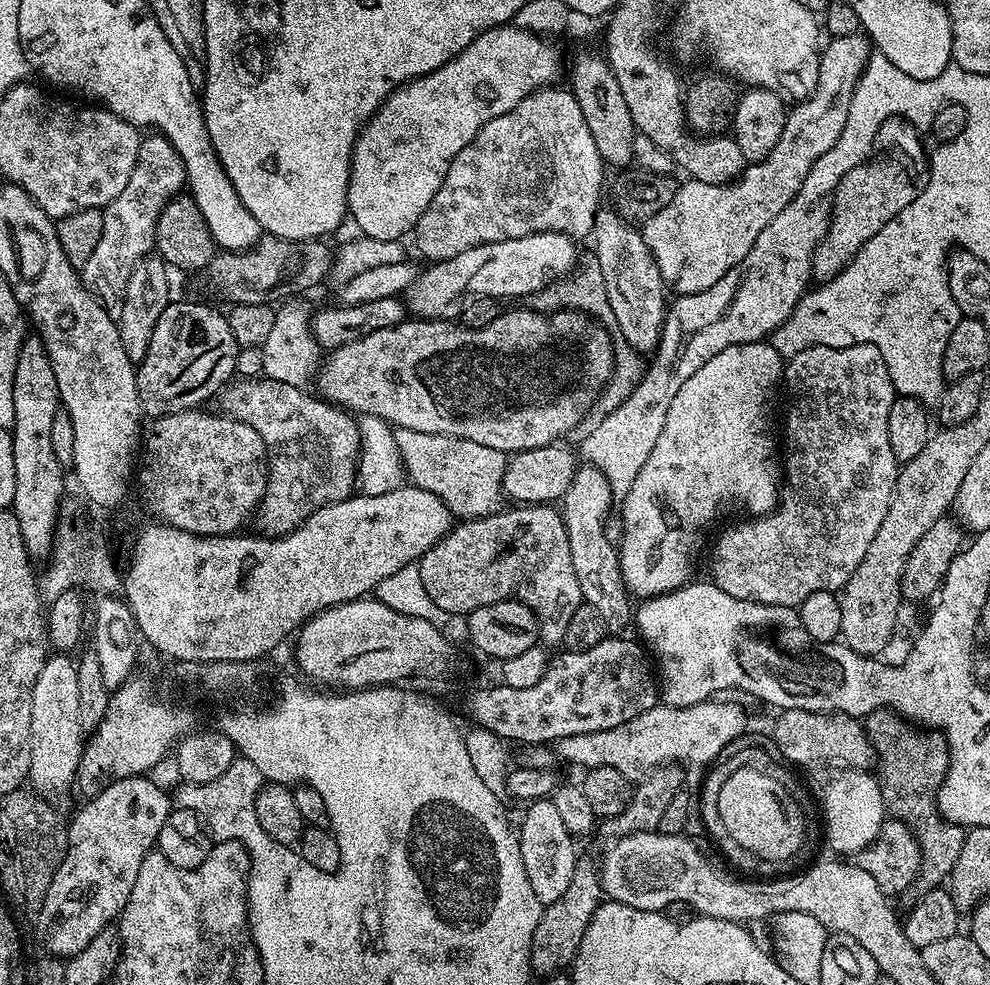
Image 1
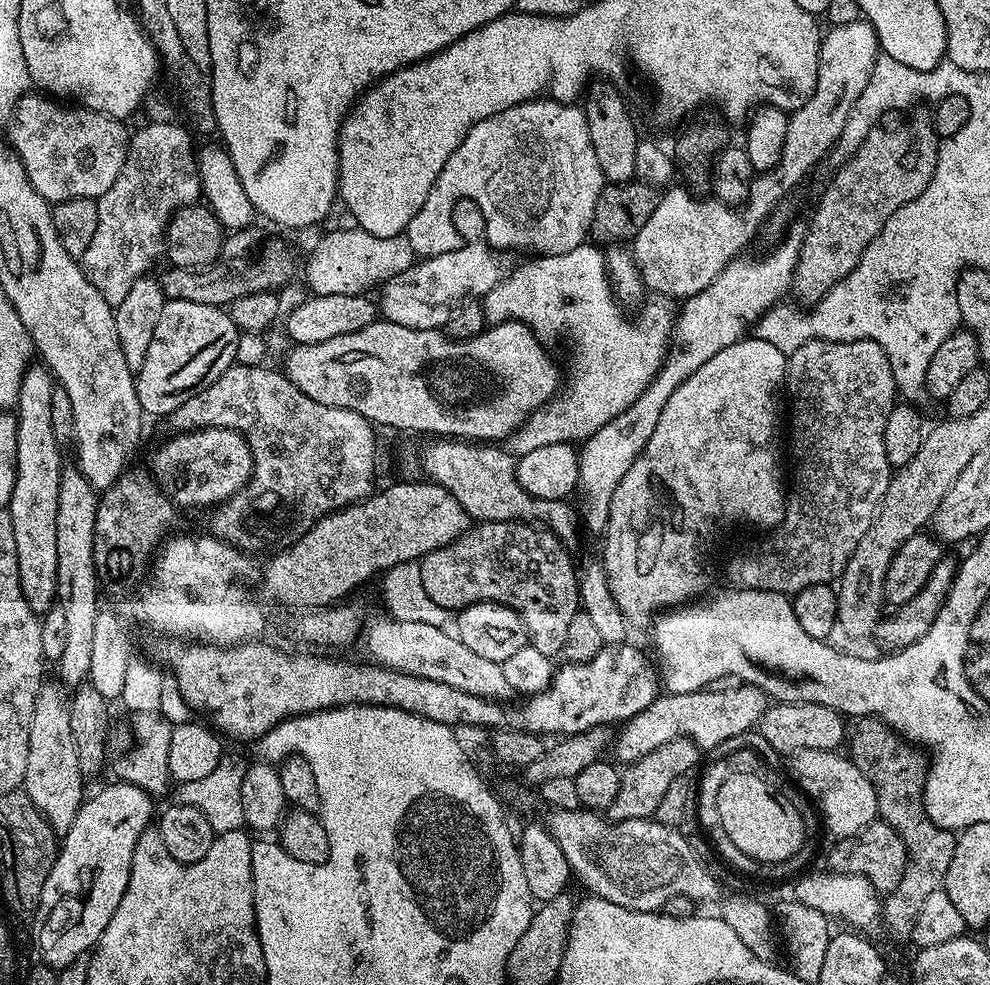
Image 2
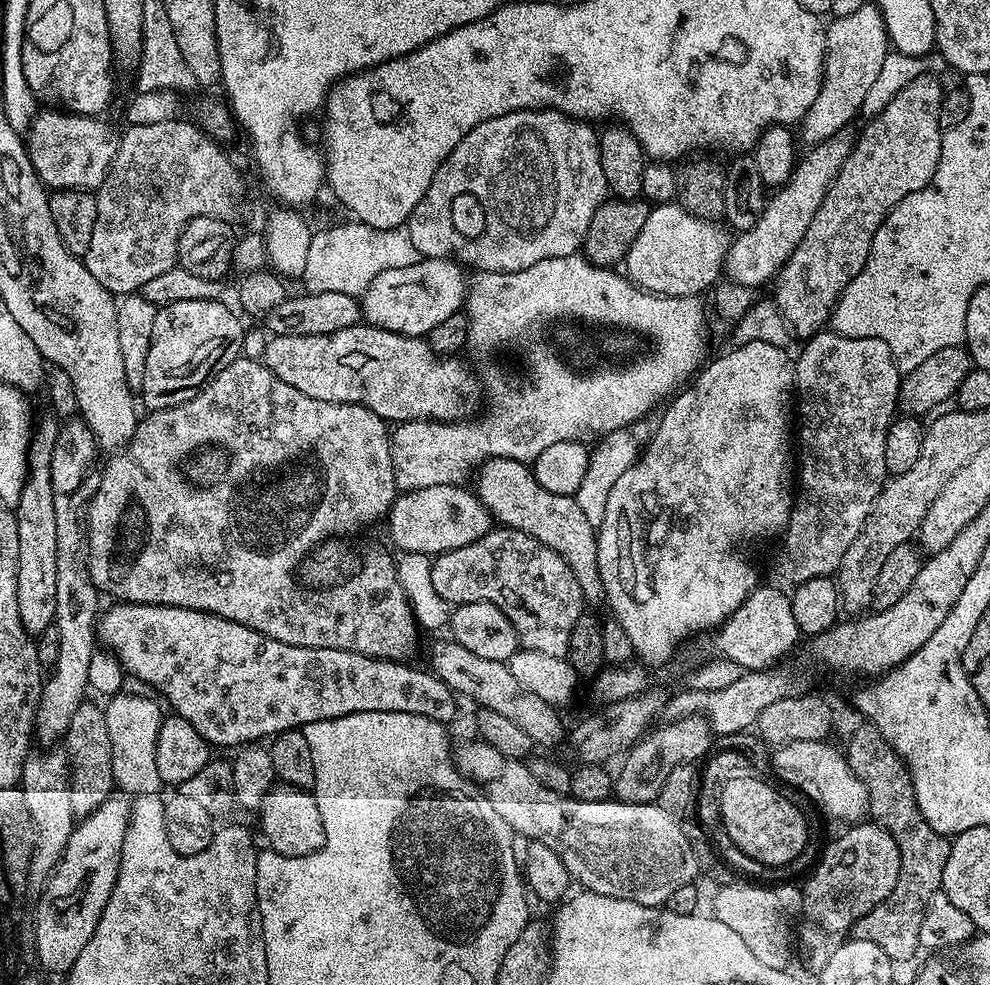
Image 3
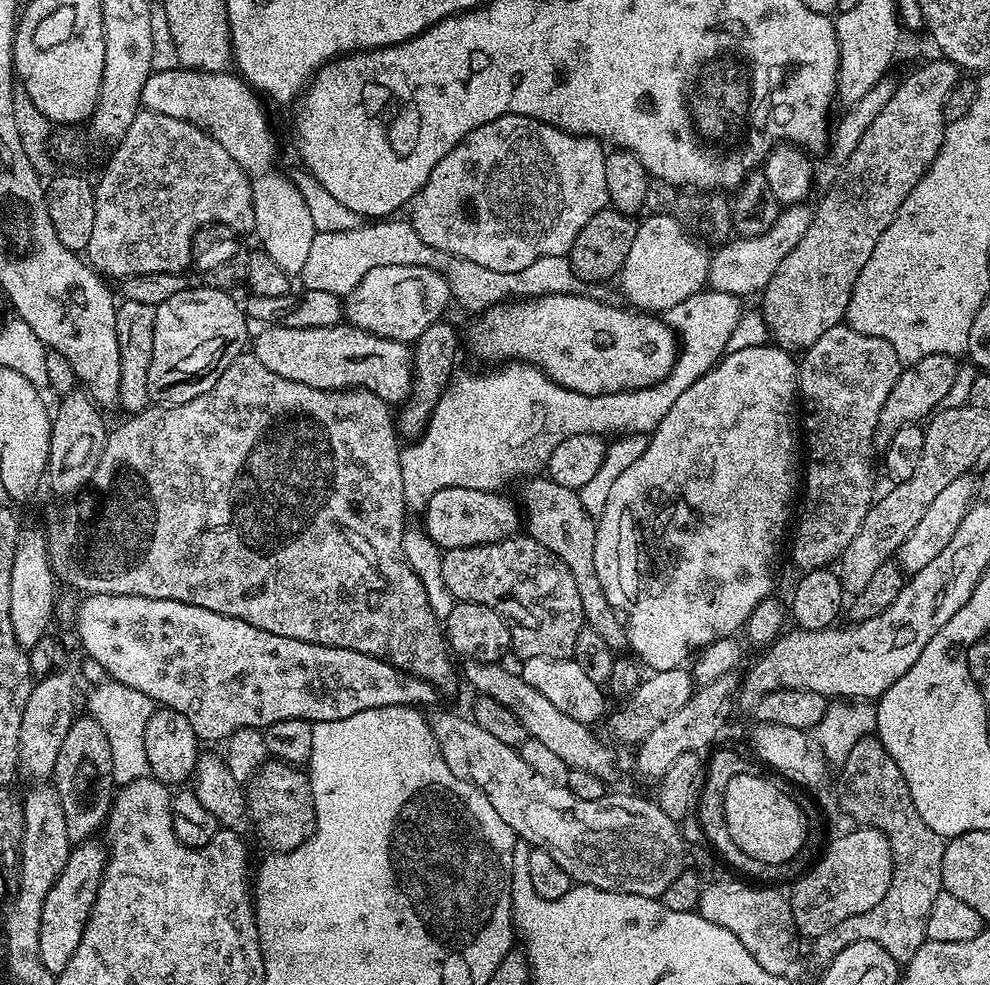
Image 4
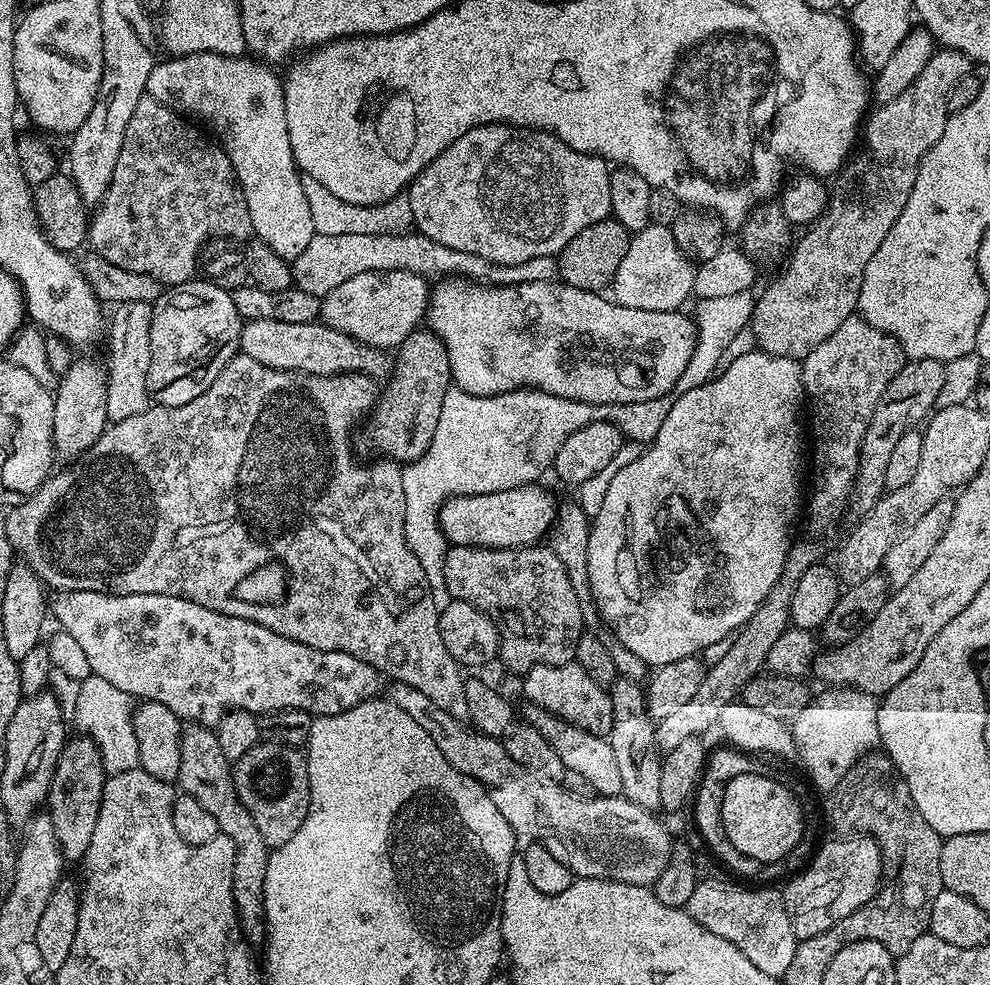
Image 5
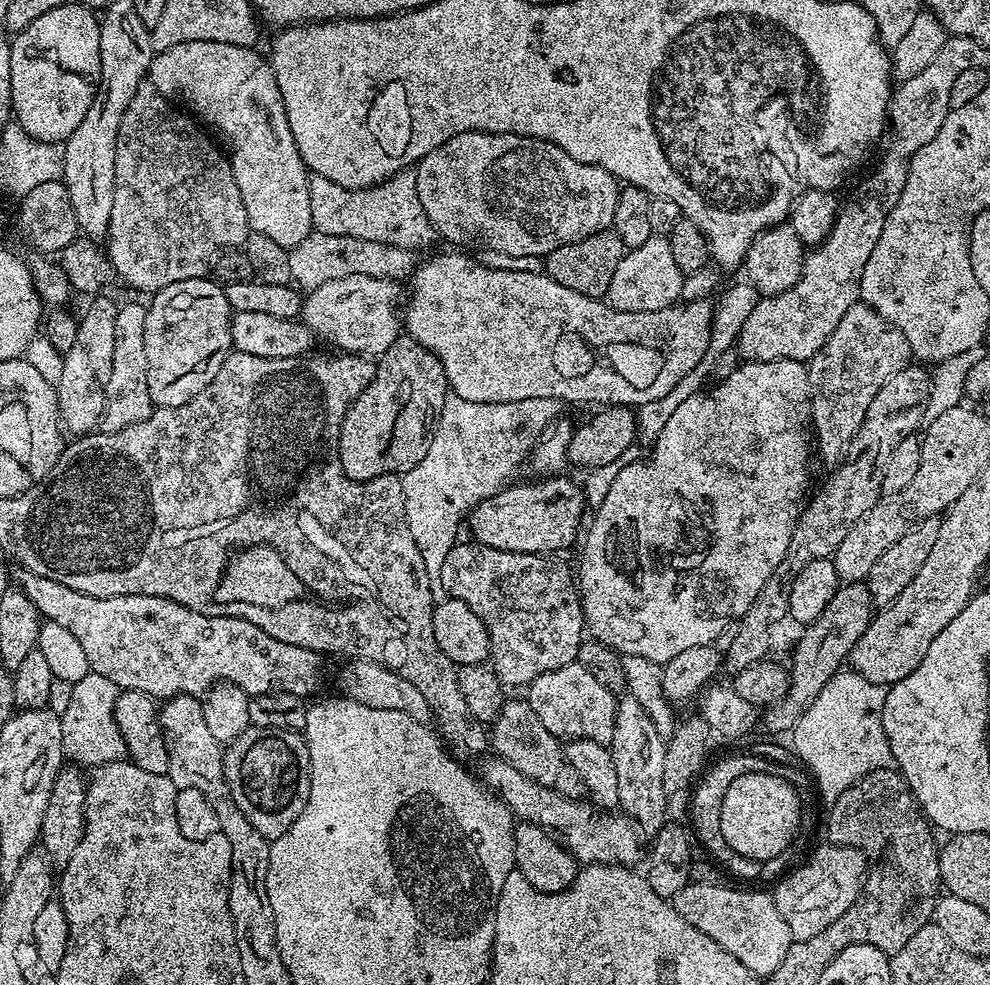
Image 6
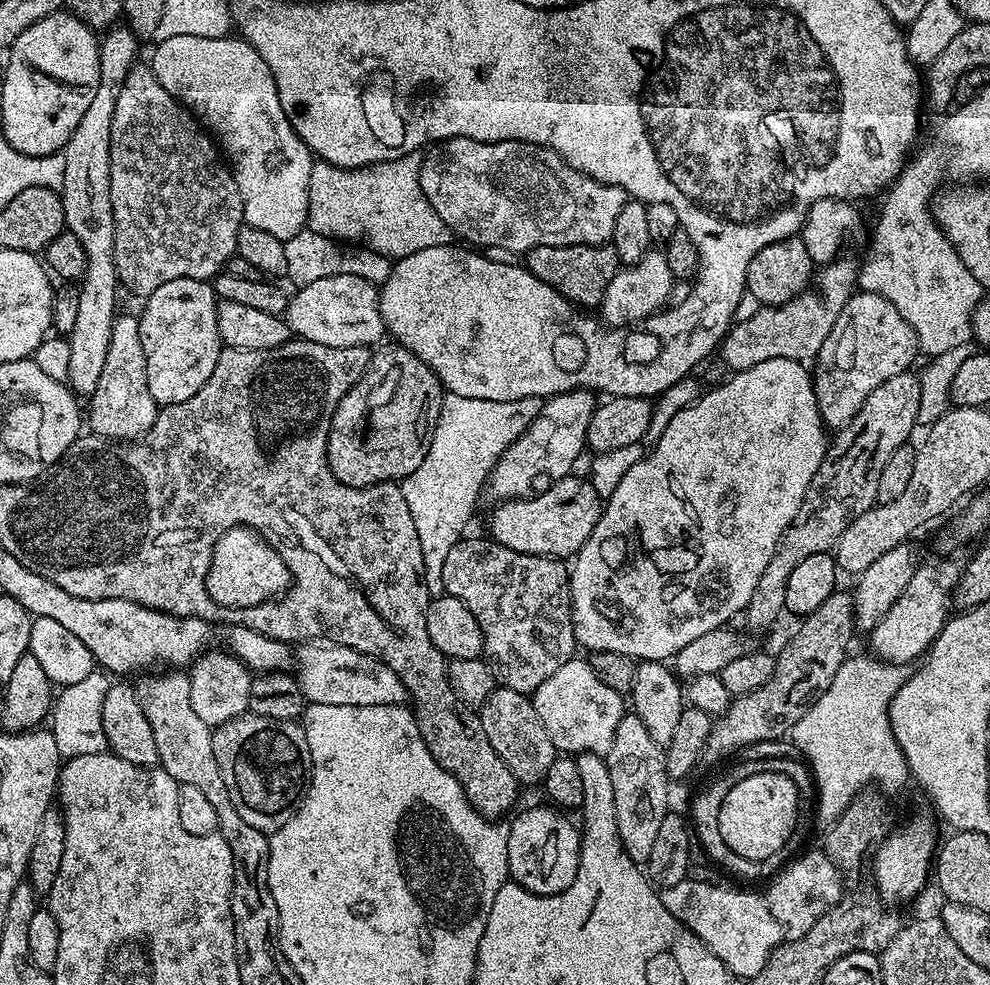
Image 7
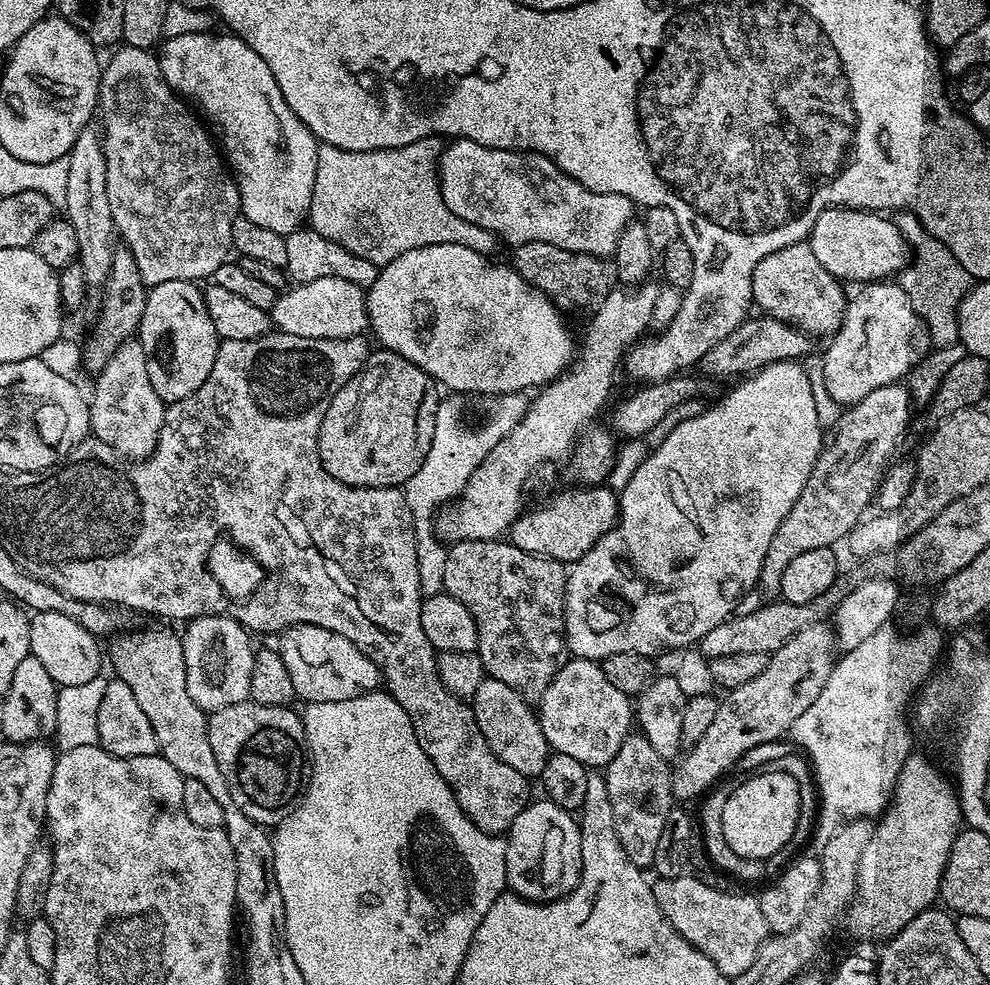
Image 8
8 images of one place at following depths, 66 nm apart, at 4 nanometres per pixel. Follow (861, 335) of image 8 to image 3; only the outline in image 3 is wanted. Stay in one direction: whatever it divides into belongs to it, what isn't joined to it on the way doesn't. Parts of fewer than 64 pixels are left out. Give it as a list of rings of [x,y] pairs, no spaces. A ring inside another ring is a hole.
[[[821,330],[807,341],[808,344],[797,355],[794,360],[796,369],[796,383],[794,385],[794,396],[800,400],[800,436],[798,432],[798,444],[804,449],[798,452],[798,495],[792,505],[792,513],[788,519],[788,527],[782,533],[780,544],[780,572],[789,580],[789,585],[795,586],[802,582],[810,582],[810,578],[822,578],[823,576],[835,577],[840,570],[842,557],[846,550],[850,550],[850,542],[858,538],[866,518],[872,512],[874,502],[878,494],[883,490],[886,481],[889,479],[886,470],[886,430],[890,427],[898,412],[898,397],[900,395],[900,381],[902,373],[896,368],[895,360],[891,356],[890,347],[886,342],[878,338],[850,338],[840,336],[831,330]]]

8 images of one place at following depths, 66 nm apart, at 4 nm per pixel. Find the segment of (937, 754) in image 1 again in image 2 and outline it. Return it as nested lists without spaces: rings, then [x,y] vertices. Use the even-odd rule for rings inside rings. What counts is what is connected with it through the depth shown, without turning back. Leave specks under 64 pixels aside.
[[[876,716],[859,717],[853,724],[856,725],[853,728],[851,725],[850,728],[850,744],[852,740],[850,759],[858,766],[858,770],[862,770],[862,774],[866,774],[866,778],[874,786],[879,819],[900,835],[908,851],[908,865],[902,874],[902,882],[898,882],[898,886],[882,900],[883,927],[888,927],[890,935],[907,941],[914,930],[914,922],[918,922],[918,914],[921,913],[926,898],[930,898],[930,894],[941,891],[944,887],[946,870],[950,870],[950,862],[954,859],[957,833],[950,828],[939,828],[930,818],[930,814],[926,814],[924,783],[928,777],[929,757],[917,745],[898,735],[892,727]]]

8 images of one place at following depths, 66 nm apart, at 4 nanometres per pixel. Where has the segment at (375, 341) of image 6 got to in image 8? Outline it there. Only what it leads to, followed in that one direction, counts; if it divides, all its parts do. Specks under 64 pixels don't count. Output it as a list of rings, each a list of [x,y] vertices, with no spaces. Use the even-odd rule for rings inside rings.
[[[324,277],[290,288],[277,295],[270,309],[272,323],[279,331],[298,334],[298,338],[350,338],[364,336],[369,331],[366,292],[354,282]]]

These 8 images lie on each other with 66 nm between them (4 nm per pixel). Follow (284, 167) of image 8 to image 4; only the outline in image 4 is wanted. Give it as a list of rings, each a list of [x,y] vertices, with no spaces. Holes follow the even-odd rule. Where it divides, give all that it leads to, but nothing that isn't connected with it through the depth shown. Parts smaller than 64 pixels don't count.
[[[171,67],[161,72],[160,69],[153,71],[152,76],[146,78],[146,86],[142,86],[141,105],[154,114],[166,114],[166,118],[178,118],[198,126],[213,136],[218,146],[234,158],[234,162],[238,162],[240,169],[252,181],[256,223],[254,236],[260,239],[259,247],[270,254],[270,258],[274,258],[275,264],[282,266],[284,272],[300,273],[317,230],[295,183],[276,169],[276,136],[260,105],[261,97],[235,71],[199,72],[193,68]]]

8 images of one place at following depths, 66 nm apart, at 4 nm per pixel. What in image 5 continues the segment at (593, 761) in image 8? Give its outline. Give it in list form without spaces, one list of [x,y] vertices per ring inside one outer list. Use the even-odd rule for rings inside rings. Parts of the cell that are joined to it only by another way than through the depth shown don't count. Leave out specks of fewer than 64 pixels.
[[[575,662],[562,666],[539,664],[529,672],[523,673],[524,696],[528,704],[536,704],[545,708],[550,714],[578,726],[582,730],[590,730],[590,734],[607,736],[612,729],[612,698],[609,689],[603,684],[589,678],[586,670]]]

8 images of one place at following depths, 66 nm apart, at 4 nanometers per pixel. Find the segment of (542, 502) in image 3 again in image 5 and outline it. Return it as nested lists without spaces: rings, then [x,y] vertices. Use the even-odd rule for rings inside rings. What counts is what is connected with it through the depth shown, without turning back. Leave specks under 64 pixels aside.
[[[561,503],[556,513],[556,523],[546,540],[547,547],[560,559],[562,566],[566,566],[566,578],[570,578],[570,586],[574,586],[574,594],[578,594],[578,602],[582,606],[582,618],[587,631],[596,633],[598,639],[610,650],[610,658],[614,658],[614,666],[620,676],[631,676],[633,678],[644,678],[649,675],[649,665],[638,658],[626,646],[622,646],[620,639],[612,633],[611,628],[600,619],[600,611],[596,608],[596,600],[592,596],[590,586],[590,574],[588,573],[588,555],[590,554],[590,517],[582,509],[579,503]]]

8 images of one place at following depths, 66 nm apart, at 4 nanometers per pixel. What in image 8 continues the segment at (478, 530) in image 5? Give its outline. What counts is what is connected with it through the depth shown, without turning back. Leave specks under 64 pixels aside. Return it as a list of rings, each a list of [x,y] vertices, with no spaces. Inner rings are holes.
[[[571,486],[552,496],[533,512],[521,511],[510,529],[510,542],[518,550],[545,556],[571,566],[581,560],[600,536],[605,536],[618,519],[618,496],[607,486]]]

